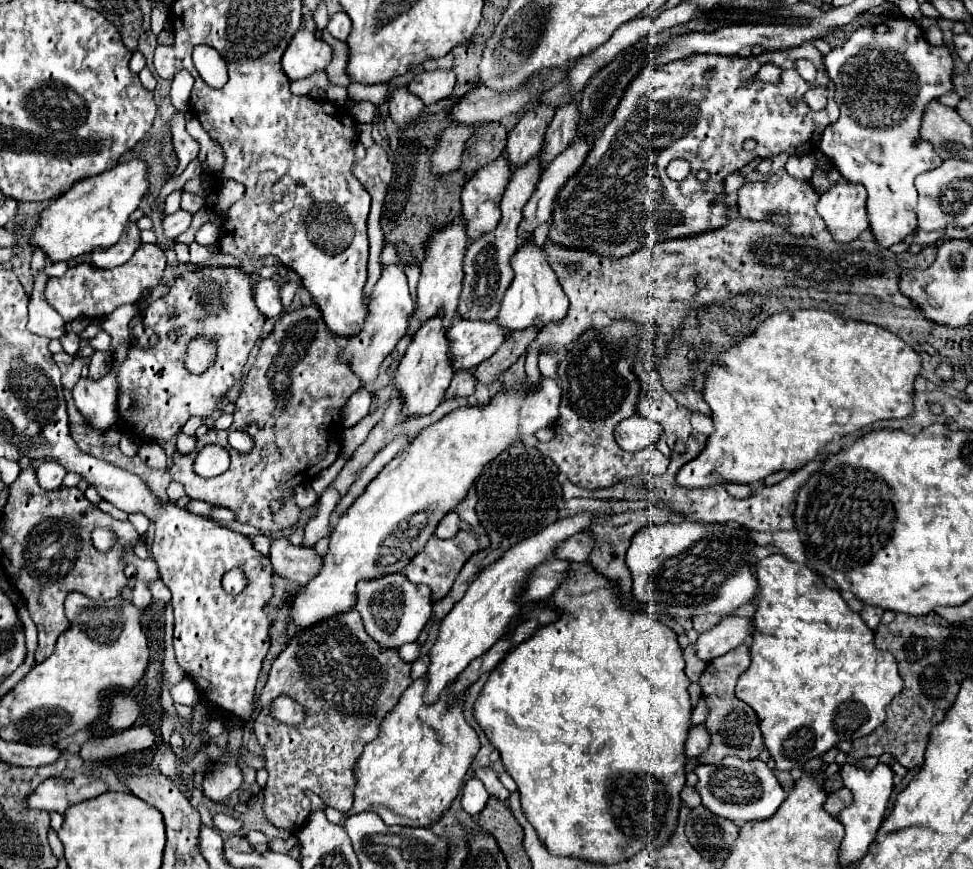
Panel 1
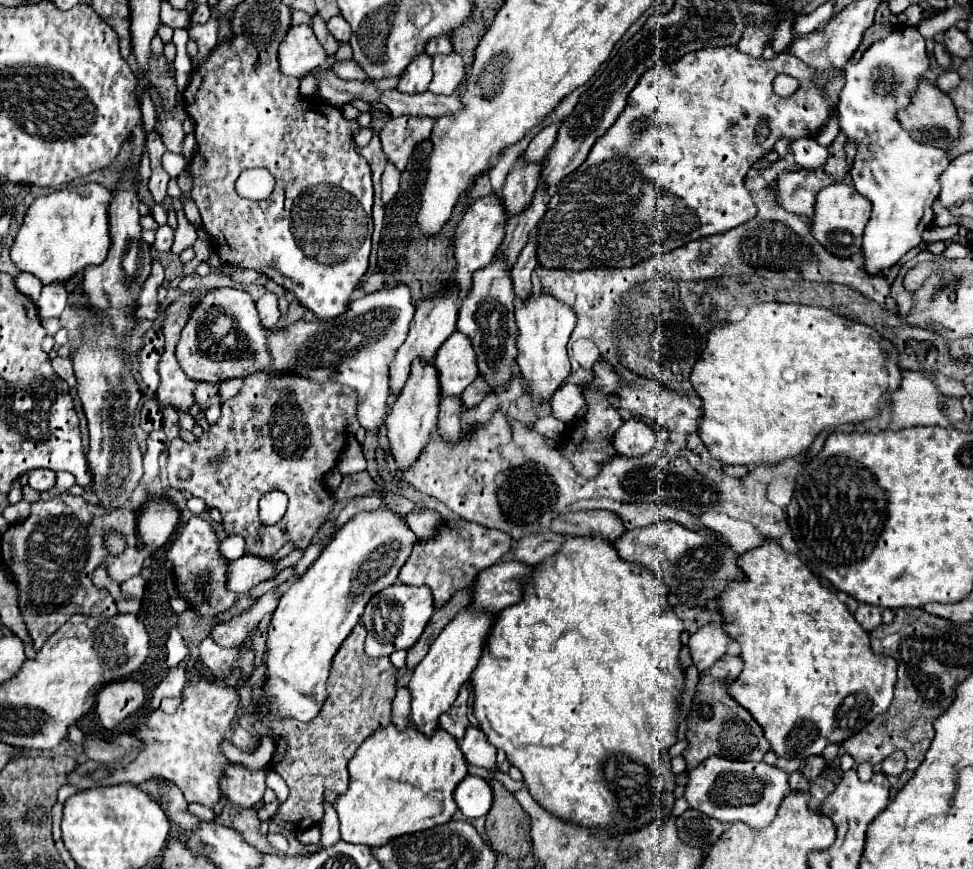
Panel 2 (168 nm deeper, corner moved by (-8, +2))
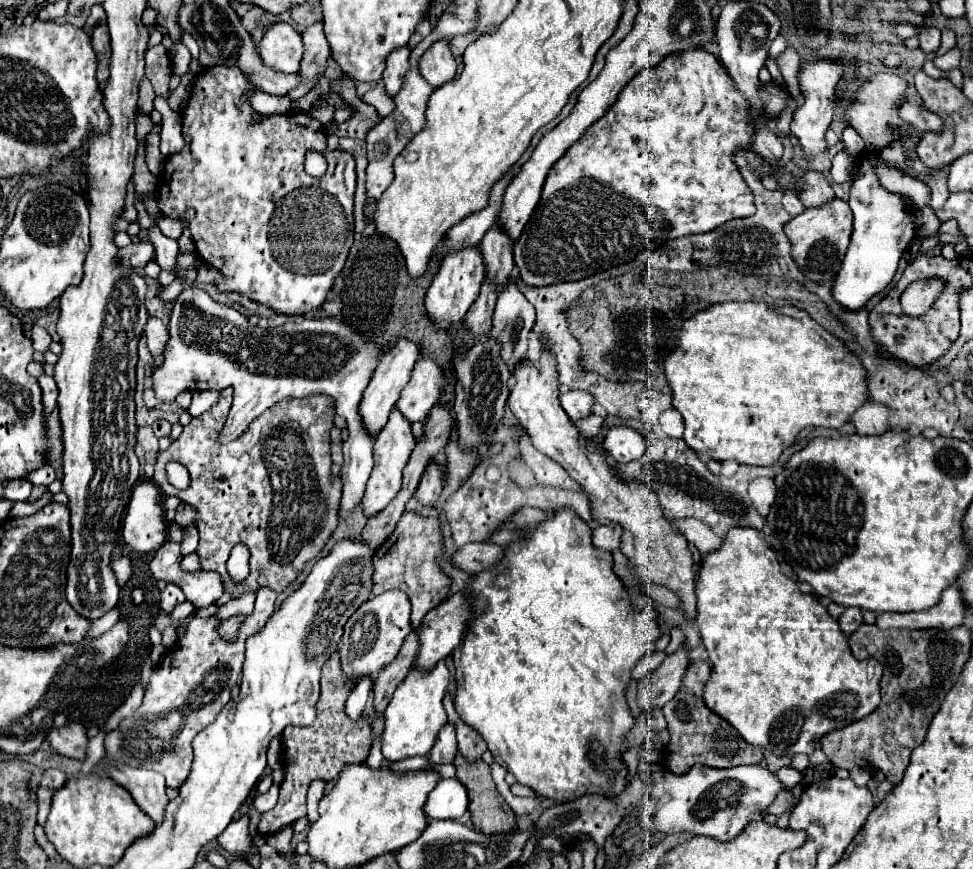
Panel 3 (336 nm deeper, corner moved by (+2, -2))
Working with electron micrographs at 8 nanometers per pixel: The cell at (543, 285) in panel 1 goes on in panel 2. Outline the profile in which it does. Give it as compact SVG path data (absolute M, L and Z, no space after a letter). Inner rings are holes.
M549 295L531 297L515 311L519 337L517 337L517 349L519 349L519 369L523 377L525 393L533 397L535 403L549 403L549 399L555 395L555 391L563 385L567 375L571 373L569 357L567 357L567 341L575 327L575 313L557 299L551 299Z

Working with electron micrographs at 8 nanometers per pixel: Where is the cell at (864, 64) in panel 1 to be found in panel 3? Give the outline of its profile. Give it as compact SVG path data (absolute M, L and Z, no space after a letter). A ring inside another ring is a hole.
M891 143L883 147L879 153L863 153L859 171L851 183L851 197L849 205L855 215L853 221L853 233L851 233L851 243L847 249L847 255L843 259L843 265L837 273L835 285L833 285L833 295L835 299L845 305L847 309L859 309L865 305L875 293L887 287L887 283L893 279L897 271L897 263L901 255L909 249L911 241L917 237L917 217L915 209L905 201L903 195L887 191L875 173L873 163L885 163L891 169L897 169L905 175L925 175L929 169L925 163L919 159L915 149L905 151L903 143Z

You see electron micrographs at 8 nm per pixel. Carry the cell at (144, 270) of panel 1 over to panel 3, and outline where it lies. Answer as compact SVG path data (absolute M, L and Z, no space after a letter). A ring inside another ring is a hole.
M149 317L145 325L145 335L147 335L147 345L153 351L157 363L157 359L161 359L161 347L165 347L165 339L169 339L169 331L159 317Z

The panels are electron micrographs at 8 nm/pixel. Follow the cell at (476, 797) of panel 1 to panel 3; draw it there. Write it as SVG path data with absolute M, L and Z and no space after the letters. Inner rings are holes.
M441 779L429 793L425 813L429 819L459 819L467 813L469 793L459 779Z

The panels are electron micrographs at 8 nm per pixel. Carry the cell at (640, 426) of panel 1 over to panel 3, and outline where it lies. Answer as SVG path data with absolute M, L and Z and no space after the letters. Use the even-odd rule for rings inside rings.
M613 427L609 429L603 441L603 447L605 447L605 453L611 459L615 459L613 463L621 465L621 463L641 459L647 443L645 443L645 437L631 427Z

